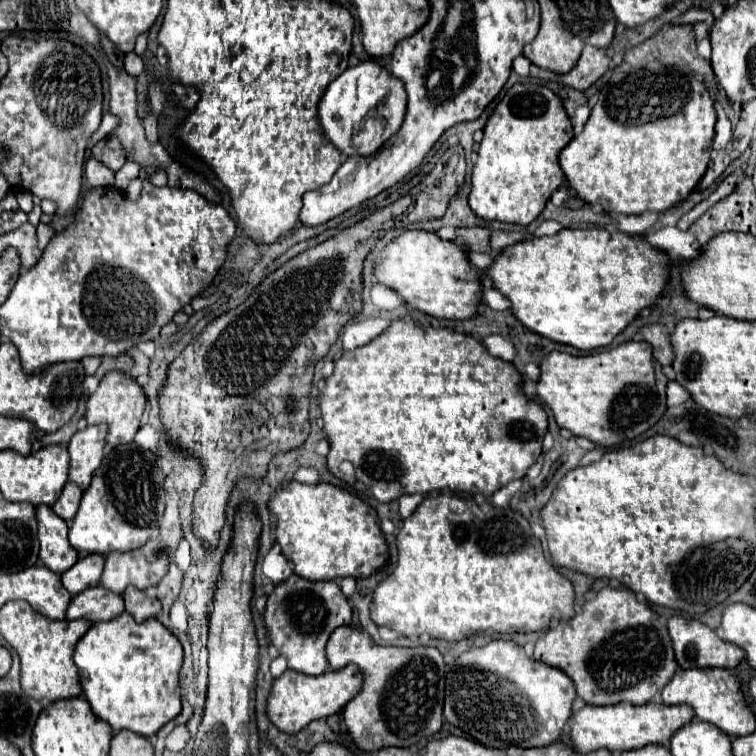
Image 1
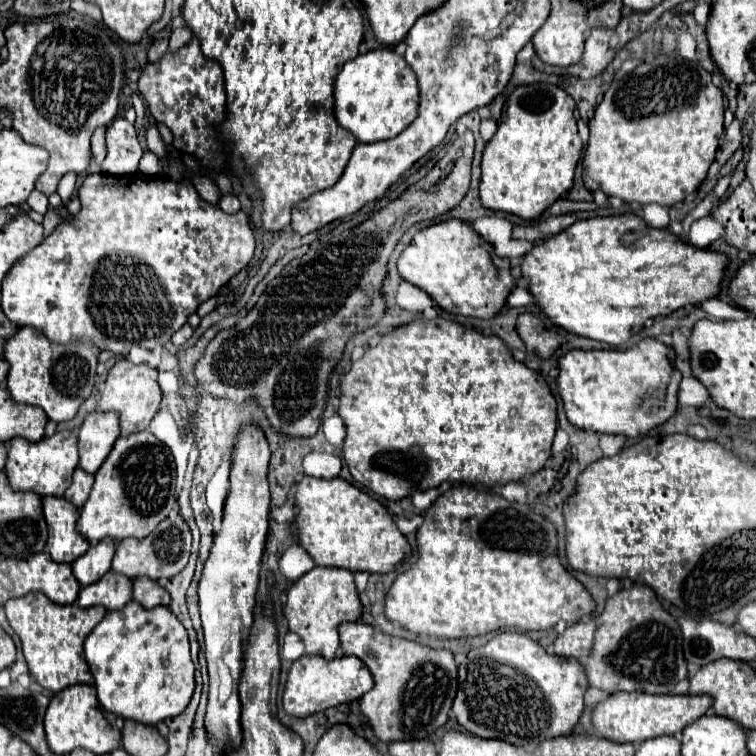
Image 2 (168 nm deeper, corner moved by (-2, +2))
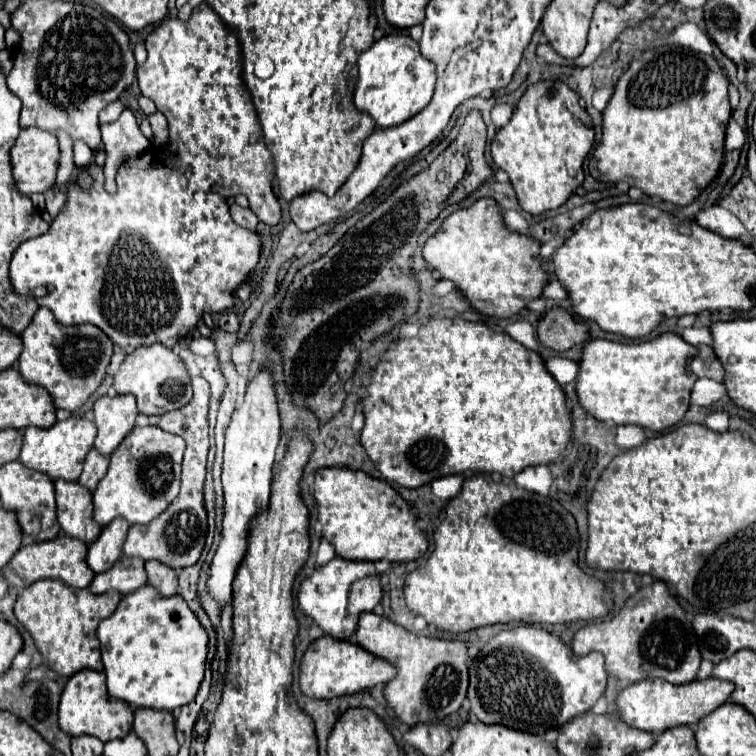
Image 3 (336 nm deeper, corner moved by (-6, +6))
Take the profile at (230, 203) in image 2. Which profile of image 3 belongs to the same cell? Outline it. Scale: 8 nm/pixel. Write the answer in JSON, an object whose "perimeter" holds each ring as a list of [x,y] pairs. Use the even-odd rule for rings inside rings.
{"perimeter":[[[233,204],[231,206],[231,216],[233,216],[233,220],[237,222],[237,224],[241,224],[241,226],[245,226],[245,228],[249,228],[249,230],[255,230],[257,228],[257,216],[249,210],[249,208],[241,208],[239,204]]]}

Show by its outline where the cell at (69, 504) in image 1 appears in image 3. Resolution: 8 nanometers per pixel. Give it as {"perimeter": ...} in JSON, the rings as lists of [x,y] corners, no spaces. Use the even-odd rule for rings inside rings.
{"perimeter":[[[91,450],[91,452],[87,454],[87,458],[85,458],[83,474],[79,476],[77,482],[79,482],[81,486],[85,486],[87,490],[93,492],[93,488],[97,488],[99,480],[105,476],[105,472],[107,472],[107,464],[109,464],[109,458],[105,458],[105,456],[101,456],[99,452]]]}

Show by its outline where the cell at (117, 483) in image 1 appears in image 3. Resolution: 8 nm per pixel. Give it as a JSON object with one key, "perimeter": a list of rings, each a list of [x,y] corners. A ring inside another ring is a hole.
{"perimeter":[[[135,426],[109,458],[105,478],[93,492],[93,520],[107,526],[115,518],[147,526],[177,498],[181,484],[181,460],[185,442],[157,426]],[[177,476],[177,478],[161,478]]]}

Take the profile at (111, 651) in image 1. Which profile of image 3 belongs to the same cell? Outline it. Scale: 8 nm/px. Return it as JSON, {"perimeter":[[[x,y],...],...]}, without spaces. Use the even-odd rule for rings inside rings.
{"perimeter":[[[145,584],[137,592],[123,596],[117,610],[109,618],[101,620],[97,628],[97,638],[101,642],[103,672],[107,676],[107,692],[111,698],[127,702],[133,710],[153,708],[167,712],[173,712],[175,708],[181,708],[195,700],[205,672],[207,634],[179,594],[163,598],[153,586]]]}

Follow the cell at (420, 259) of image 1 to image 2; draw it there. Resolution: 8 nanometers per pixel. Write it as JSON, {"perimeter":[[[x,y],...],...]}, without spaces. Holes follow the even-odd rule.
{"perimeter":[[[445,220],[419,230],[413,236],[411,244],[407,244],[403,254],[399,256],[397,268],[403,280],[425,290],[443,310],[451,314],[471,316],[471,318],[493,318],[495,314],[499,314],[505,308],[511,290],[517,286],[515,278],[511,276],[509,258],[497,256],[495,248],[489,242],[485,242],[469,222],[463,222],[463,220]]]}

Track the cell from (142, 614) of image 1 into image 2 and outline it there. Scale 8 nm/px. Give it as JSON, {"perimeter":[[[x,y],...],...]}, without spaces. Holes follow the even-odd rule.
{"perimeter":[[[139,576],[135,580],[133,600],[137,600],[143,608],[155,608],[155,606],[169,606],[171,596],[159,582],[149,580],[147,576]]]}

